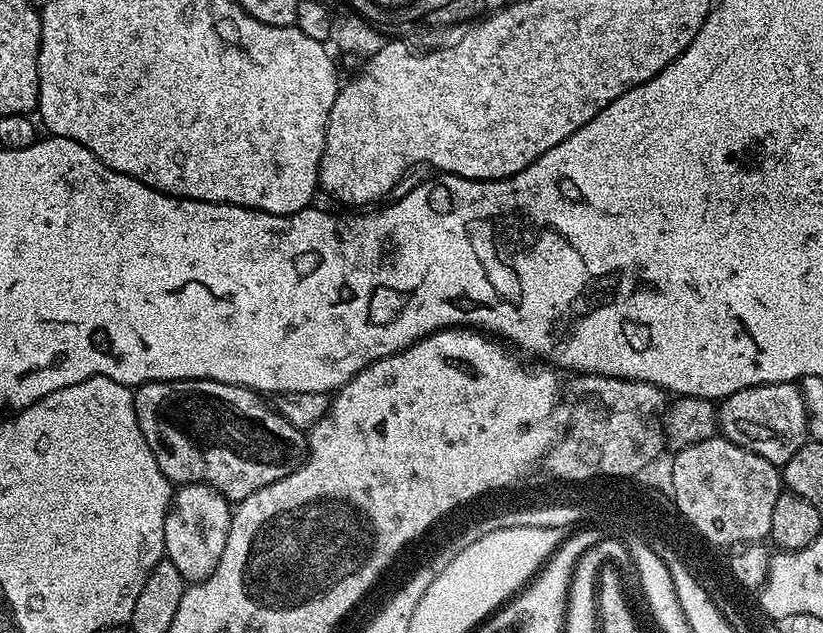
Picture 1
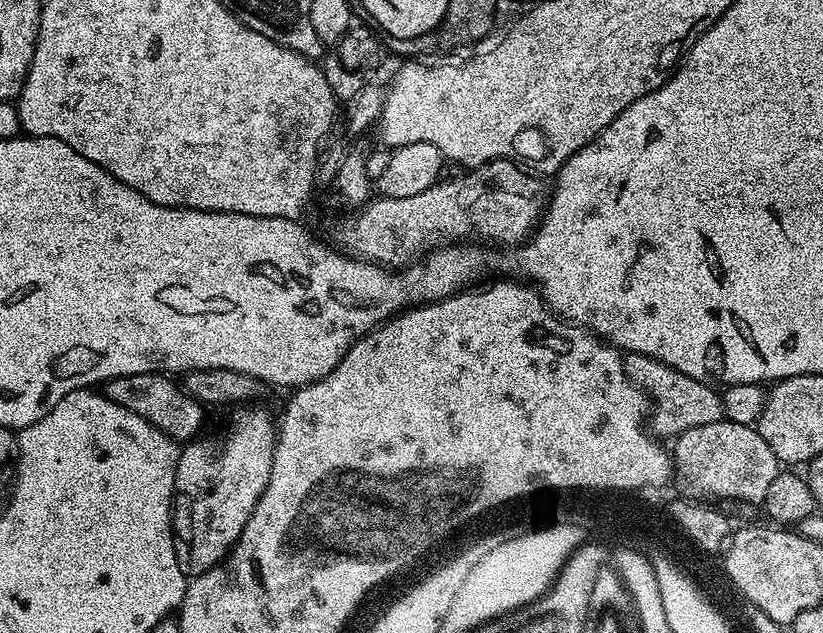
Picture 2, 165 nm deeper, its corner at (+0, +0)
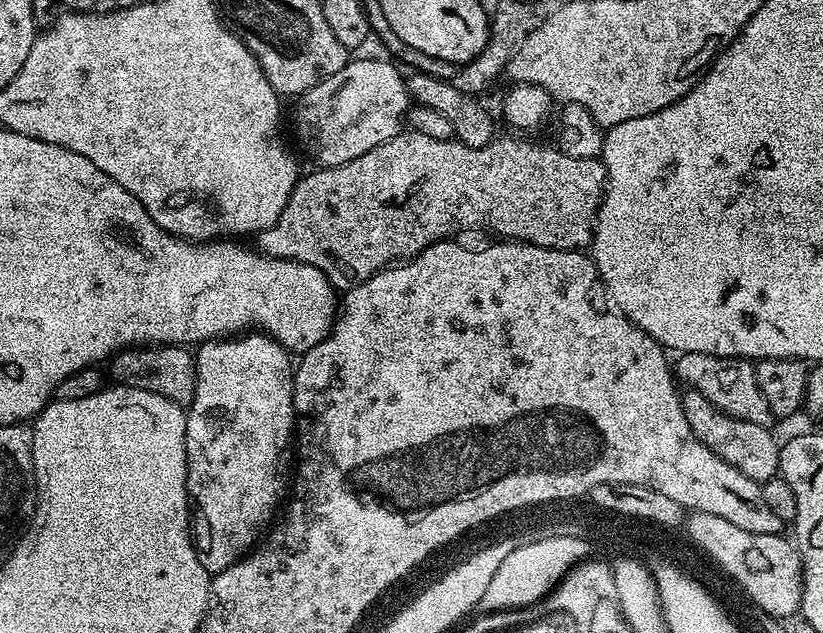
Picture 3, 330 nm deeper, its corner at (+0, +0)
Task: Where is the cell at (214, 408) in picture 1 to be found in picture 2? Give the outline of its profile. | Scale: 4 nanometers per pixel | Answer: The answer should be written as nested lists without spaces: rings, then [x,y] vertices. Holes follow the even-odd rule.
[[[159,372],[126,374],[122,378],[107,381],[103,385],[102,395],[118,402],[118,406],[126,406],[126,410],[137,412],[173,440],[187,442],[201,435],[200,423],[204,420],[205,409],[199,401],[189,396],[177,381],[175,384],[172,380],[175,379],[171,375]]]

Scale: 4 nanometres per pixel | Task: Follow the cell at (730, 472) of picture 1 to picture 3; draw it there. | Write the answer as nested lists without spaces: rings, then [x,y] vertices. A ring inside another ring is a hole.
[[[691,390],[683,393],[684,413],[686,422],[690,422],[690,430],[714,454],[718,454],[734,470],[746,474],[751,480],[766,481],[777,475],[780,470],[780,444],[768,433],[769,429],[762,424],[746,422],[718,410],[718,406],[711,404],[702,394]]]

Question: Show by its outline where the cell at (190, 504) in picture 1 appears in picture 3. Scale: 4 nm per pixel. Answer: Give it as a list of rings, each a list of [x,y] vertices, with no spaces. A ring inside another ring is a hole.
[[[259,330],[231,338],[205,340],[195,349],[194,355],[196,382],[192,401],[186,408],[186,486],[196,557],[209,574],[215,574],[248,555],[281,507],[280,495],[286,492],[284,455],[288,452],[288,444],[290,448],[294,440],[294,360],[277,340]]]

